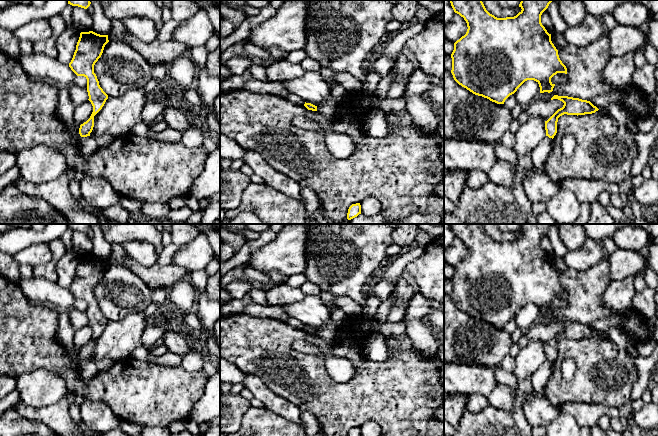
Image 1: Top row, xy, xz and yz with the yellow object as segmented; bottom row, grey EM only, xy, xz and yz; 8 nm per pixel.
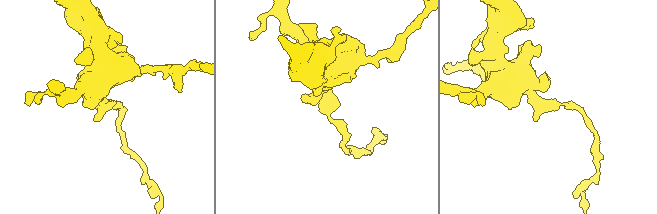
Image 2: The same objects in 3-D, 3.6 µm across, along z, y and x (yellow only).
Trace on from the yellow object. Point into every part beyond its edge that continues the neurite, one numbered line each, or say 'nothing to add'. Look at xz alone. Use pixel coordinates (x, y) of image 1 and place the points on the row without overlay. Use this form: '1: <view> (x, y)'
nothing to add

